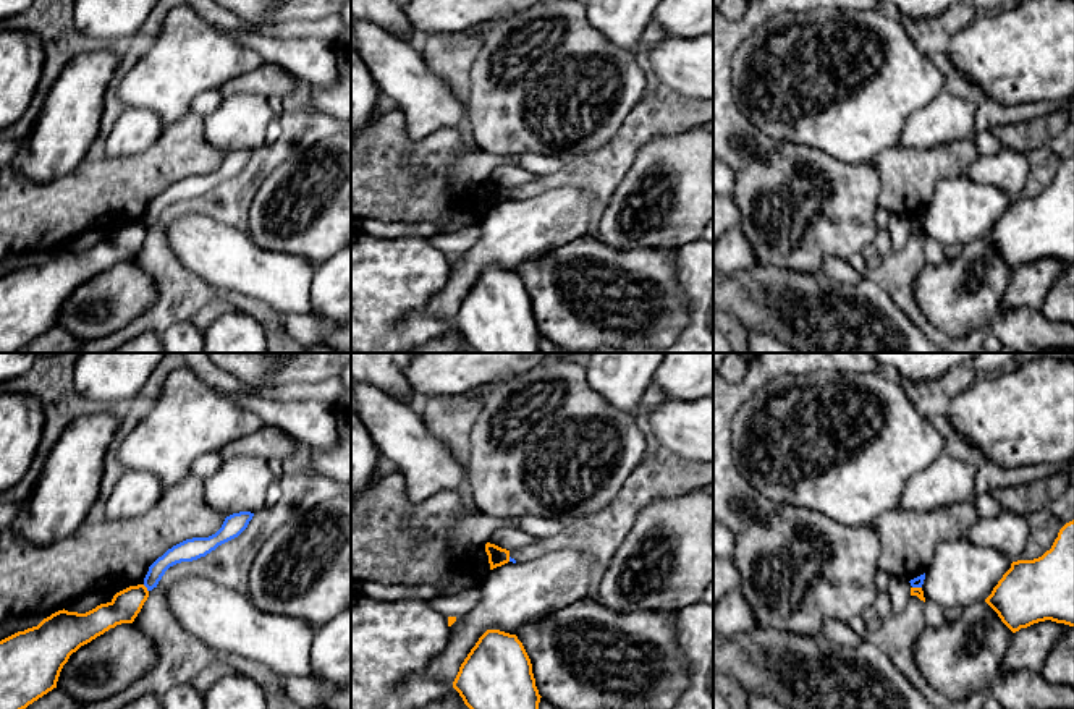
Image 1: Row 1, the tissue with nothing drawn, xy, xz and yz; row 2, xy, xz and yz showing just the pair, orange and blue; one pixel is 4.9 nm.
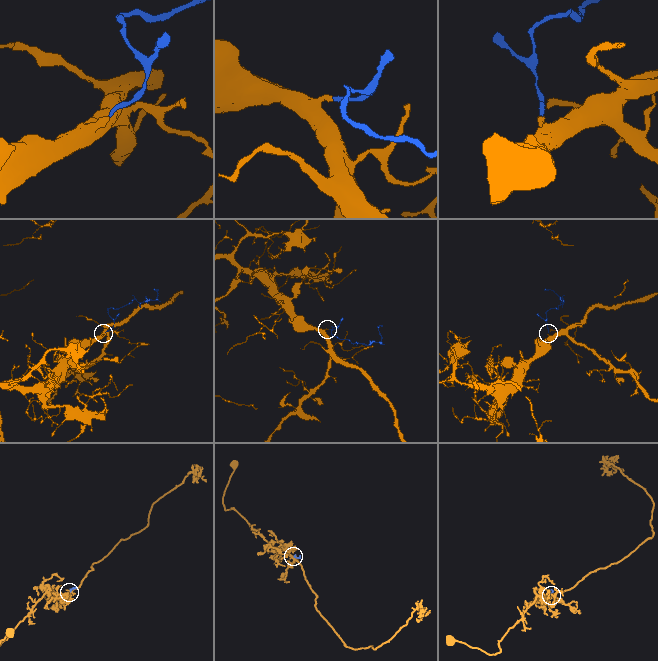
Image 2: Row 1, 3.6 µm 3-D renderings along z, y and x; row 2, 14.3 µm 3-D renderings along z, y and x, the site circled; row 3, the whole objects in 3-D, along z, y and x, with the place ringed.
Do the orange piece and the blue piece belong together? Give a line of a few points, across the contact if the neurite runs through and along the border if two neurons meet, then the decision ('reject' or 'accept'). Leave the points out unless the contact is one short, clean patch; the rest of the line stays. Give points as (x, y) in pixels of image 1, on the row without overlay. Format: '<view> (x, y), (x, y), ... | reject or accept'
xy (143, 222), (147, 229) | reject

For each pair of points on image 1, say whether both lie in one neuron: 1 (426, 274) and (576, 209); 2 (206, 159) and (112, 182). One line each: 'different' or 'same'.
1: different
2: same

